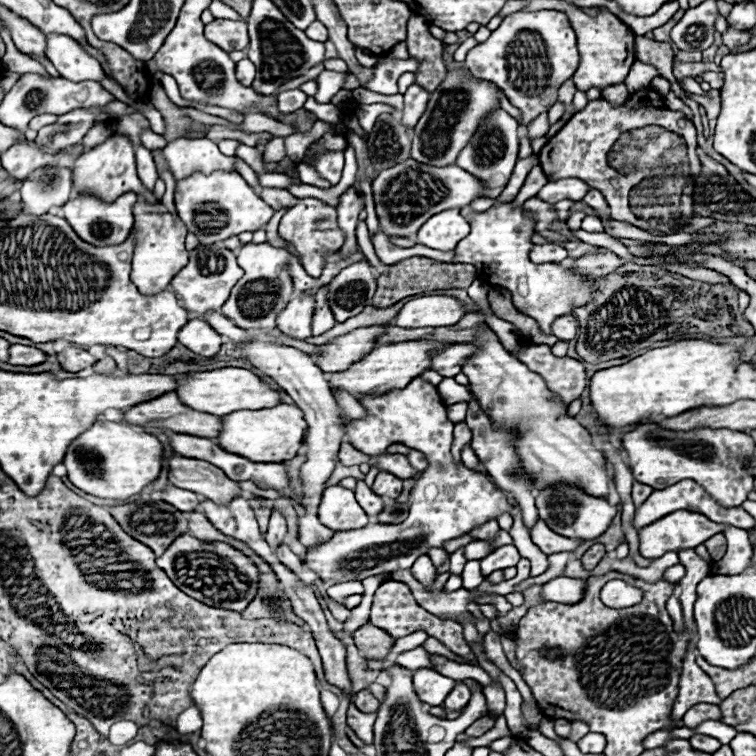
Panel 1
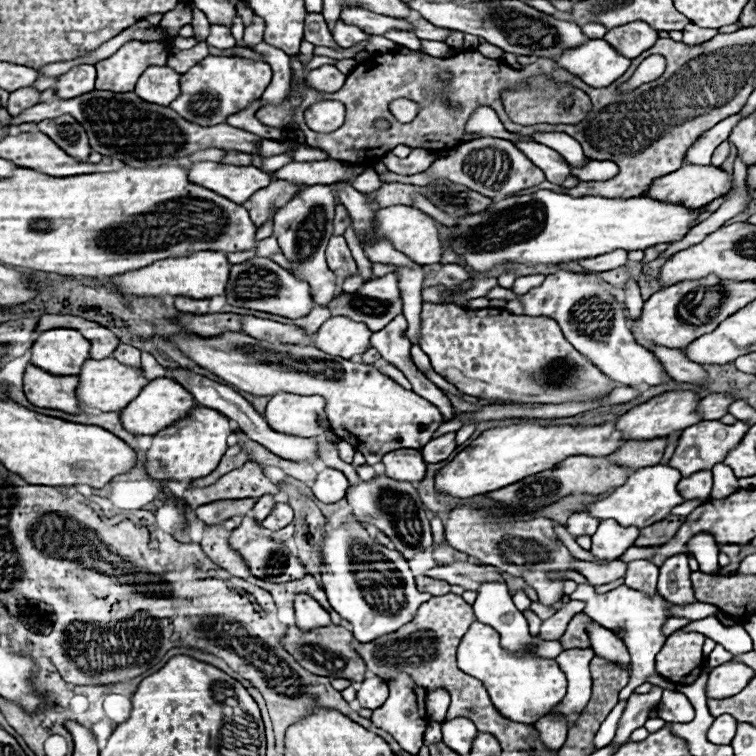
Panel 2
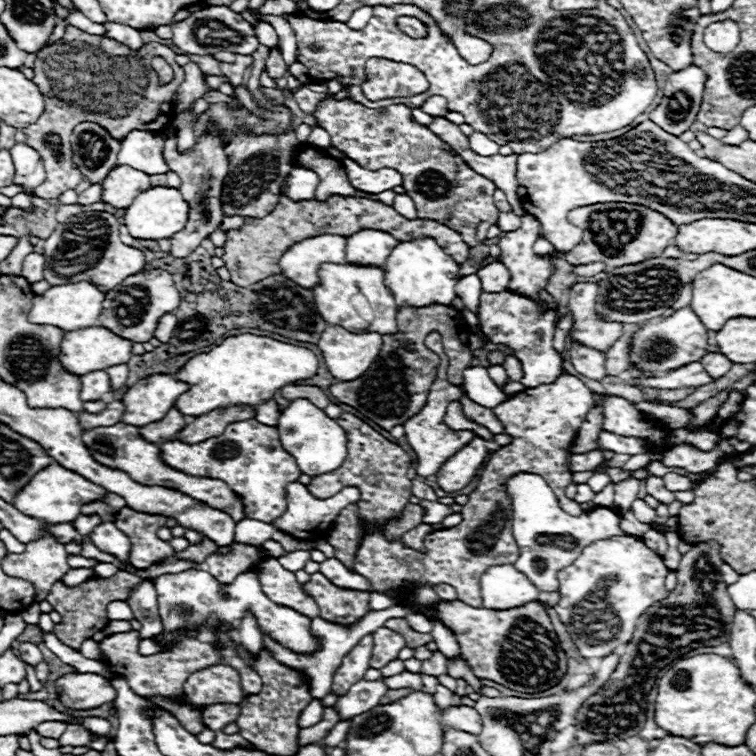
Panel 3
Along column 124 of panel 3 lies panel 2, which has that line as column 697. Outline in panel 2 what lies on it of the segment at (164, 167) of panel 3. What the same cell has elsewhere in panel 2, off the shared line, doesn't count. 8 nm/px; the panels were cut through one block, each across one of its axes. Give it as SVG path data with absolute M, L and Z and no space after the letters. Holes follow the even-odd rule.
M734 114L722 122L718 122L714 128L702 132L702 136L698 136L698 140L694 140L694 144L688 146L684 160L688 164L710 164L710 156L716 150L716 146L724 140L728 140L730 130L734 128L734 124L738 124L740 116Z

